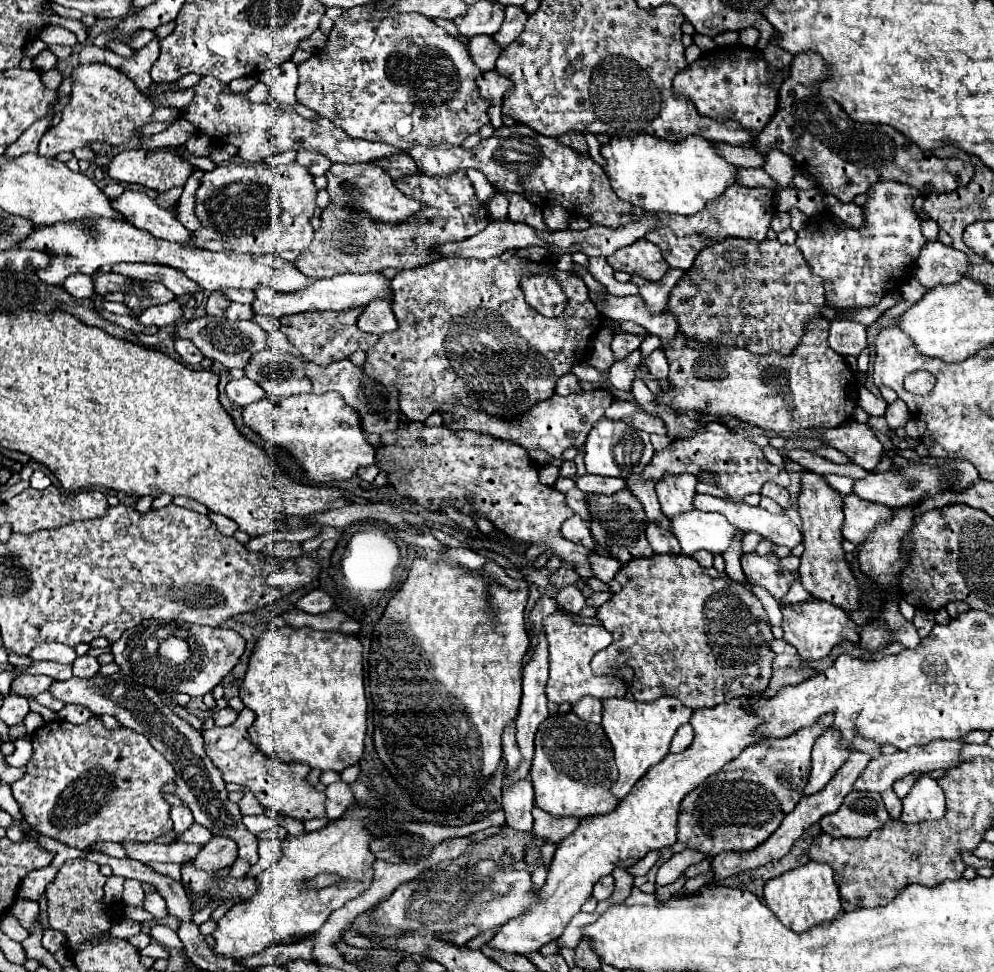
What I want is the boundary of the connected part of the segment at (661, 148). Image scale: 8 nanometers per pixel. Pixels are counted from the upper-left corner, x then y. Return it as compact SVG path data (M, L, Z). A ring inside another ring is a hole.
M646 134L634 136L634 138L612 138L608 144L602 144L600 152L608 160L606 174L610 178L612 188L616 190L616 194L622 200L626 200L650 214L660 214L660 212L682 214L682 216L696 214L708 202L720 198L728 186L736 184L738 172L740 172L740 168L726 162L718 154L718 146L704 136L690 136L682 142L666 142L662 138L652 138Z

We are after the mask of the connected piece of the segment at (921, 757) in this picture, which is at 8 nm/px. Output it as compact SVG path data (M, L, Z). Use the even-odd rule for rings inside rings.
M934 740L926 746L912 746L910 750L904 752L896 752L896 754L882 754L874 760L870 760L870 766L866 766L866 770L862 772L862 778L858 778L858 786L854 786L856 790L870 790L870 792L882 792L892 788L896 778L902 778L904 774L914 774L914 772L930 772L930 770L950 770L954 766L964 764L966 760L960 758L960 750L964 748L962 740Z

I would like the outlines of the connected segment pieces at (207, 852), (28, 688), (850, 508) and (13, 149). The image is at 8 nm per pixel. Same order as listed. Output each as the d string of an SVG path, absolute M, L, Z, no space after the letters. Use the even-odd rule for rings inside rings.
M214 836L208 844L202 846L194 864L206 872L218 872L220 868L232 866L238 858L238 844L232 838Z
M18 676L14 682L12 682L12 692L14 694L20 694L20 696L36 696L44 690L48 690L52 678L50 676Z
M850 494L844 496L844 516L846 516L842 526L844 538L850 540L852 544L862 544L868 538L868 534L878 526L880 520L892 520L894 510L890 510L890 506L866 502L856 494Z
M50 106L50 114L48 118L42 118L38 122L34 122L34 126L30 126L30 130L26 130L22 134L22 138L18 138L18 142L10 144L4 152L4 156L8 160L12 158L18 158L20 154L26 154L26 152L32 152L32 154L38 154L38 142L40 138L44 136L44 132L50 128L50 122L52 122L52 116L54 116L54 106Z

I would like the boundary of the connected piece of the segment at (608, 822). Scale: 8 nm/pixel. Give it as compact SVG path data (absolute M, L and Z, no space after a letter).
M736 698L736 700L730 700L730 702L718 704L714 708L694 710L690 724L694 728L696 738L690 744L690 748L686 748L682 754L668 754L662 762L652 766L648 770L646 778L642 778L642 782L638 782L638 786L634 786L634 790L626 796L626 802L620 802L614 808L614 812L610 812L610 814L606 814L602 818L584 818L580 822L580 826L558 844L558 848L554 852L554 858L550 862L550 872L548 872L546 884L538 890L538 898L540 900L534 904L534 908L530 908L526 914L522 914L522 918L512 918L510 922L506 922L496 932L496 936L488 942L488 946L498 950L498 952L502 952L502 954L522 954L522 956L528 956L532 952L538 952L544 944L554 942L564 932L566 924L572 920L574 914L580 912L580 906L592 894L592 886L602 876L612 874L612 870L618 868L618 866L626 866L626 868L634 866L650 850L672 846L676 842L676 818L678 818L678 806L680 806L682 798L688 792L692 792L698 784L702 784L708 776L716 774L726 762L736 758L746 746L754 744L752 730L762 720L754 718L752 714L742 710L744 704L746 704L746 698Z

